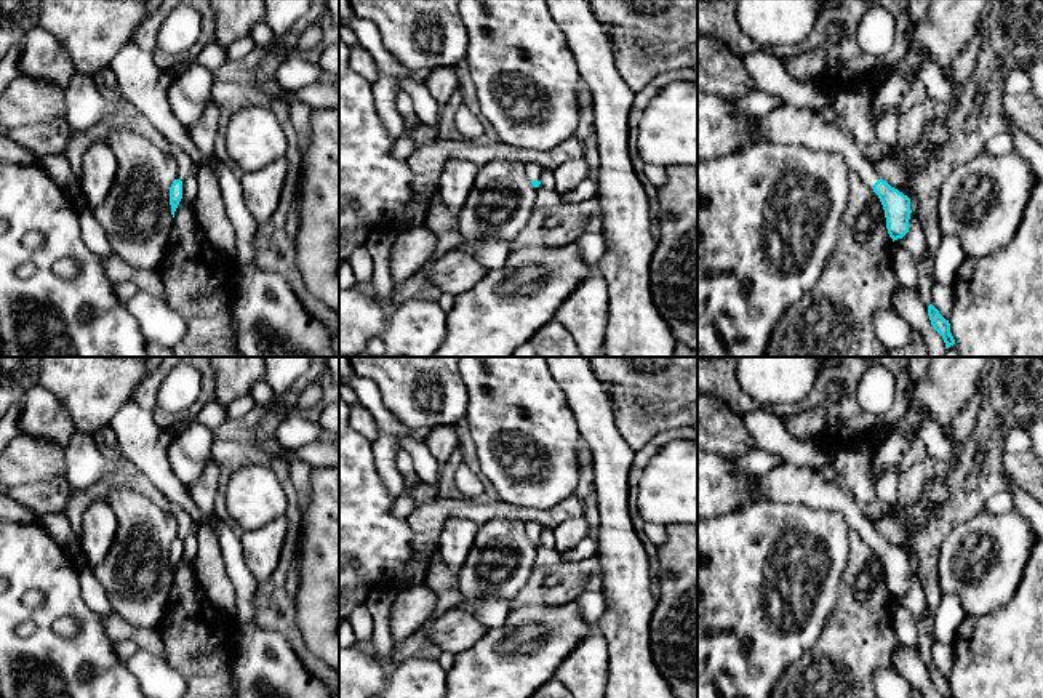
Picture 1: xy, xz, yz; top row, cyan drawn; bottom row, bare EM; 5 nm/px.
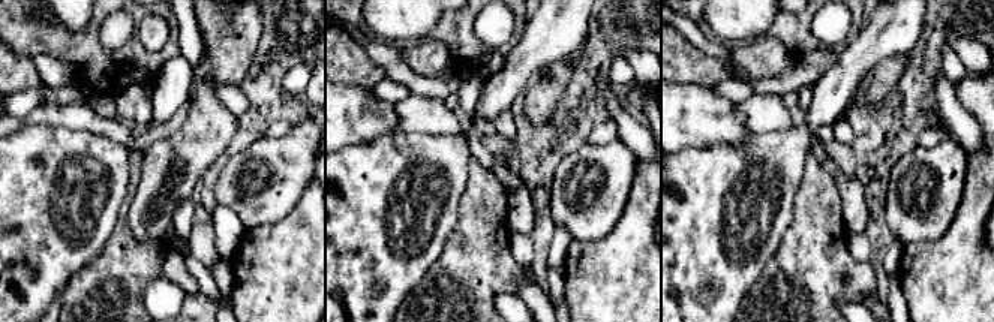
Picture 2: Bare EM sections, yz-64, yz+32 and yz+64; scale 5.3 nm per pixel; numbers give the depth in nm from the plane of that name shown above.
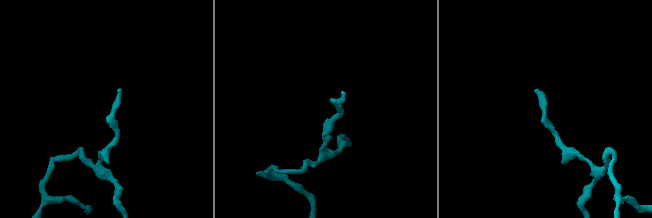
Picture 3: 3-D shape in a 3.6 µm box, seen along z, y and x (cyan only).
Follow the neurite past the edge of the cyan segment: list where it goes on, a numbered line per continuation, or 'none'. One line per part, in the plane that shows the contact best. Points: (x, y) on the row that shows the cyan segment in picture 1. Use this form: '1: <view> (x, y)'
1: xz (533, 172)

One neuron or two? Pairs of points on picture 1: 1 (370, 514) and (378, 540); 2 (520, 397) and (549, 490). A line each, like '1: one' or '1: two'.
1: one
2: one

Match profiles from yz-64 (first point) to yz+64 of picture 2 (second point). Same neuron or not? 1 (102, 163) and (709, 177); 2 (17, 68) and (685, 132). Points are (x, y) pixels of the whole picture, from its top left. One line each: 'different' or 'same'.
1: same
2: different

